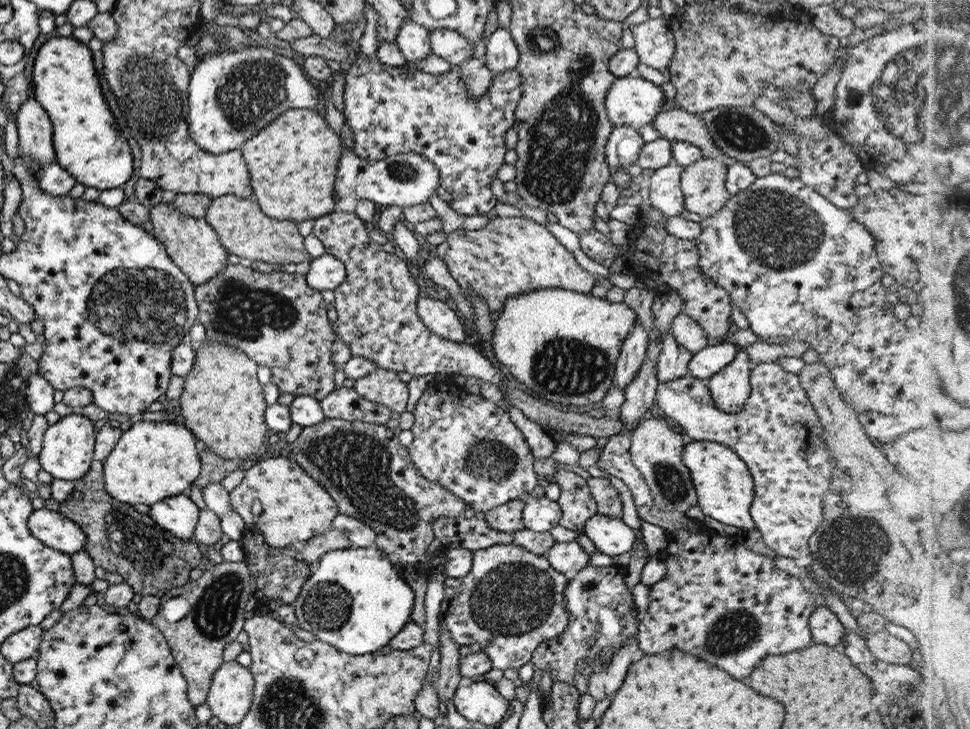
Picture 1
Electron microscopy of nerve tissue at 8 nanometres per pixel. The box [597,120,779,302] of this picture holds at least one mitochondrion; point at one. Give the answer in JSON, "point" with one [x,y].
{"point":[707,182]}

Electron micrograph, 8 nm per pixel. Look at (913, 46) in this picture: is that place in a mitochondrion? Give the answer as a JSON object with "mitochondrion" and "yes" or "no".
{"mitochondrion":"yes"}

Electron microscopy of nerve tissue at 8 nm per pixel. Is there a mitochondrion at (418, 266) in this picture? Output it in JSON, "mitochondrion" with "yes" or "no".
{"mitochondrion":"no"}

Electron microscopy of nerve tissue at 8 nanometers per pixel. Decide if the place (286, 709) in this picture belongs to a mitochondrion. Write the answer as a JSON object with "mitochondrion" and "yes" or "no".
{"mitochondrion":"yes"}

